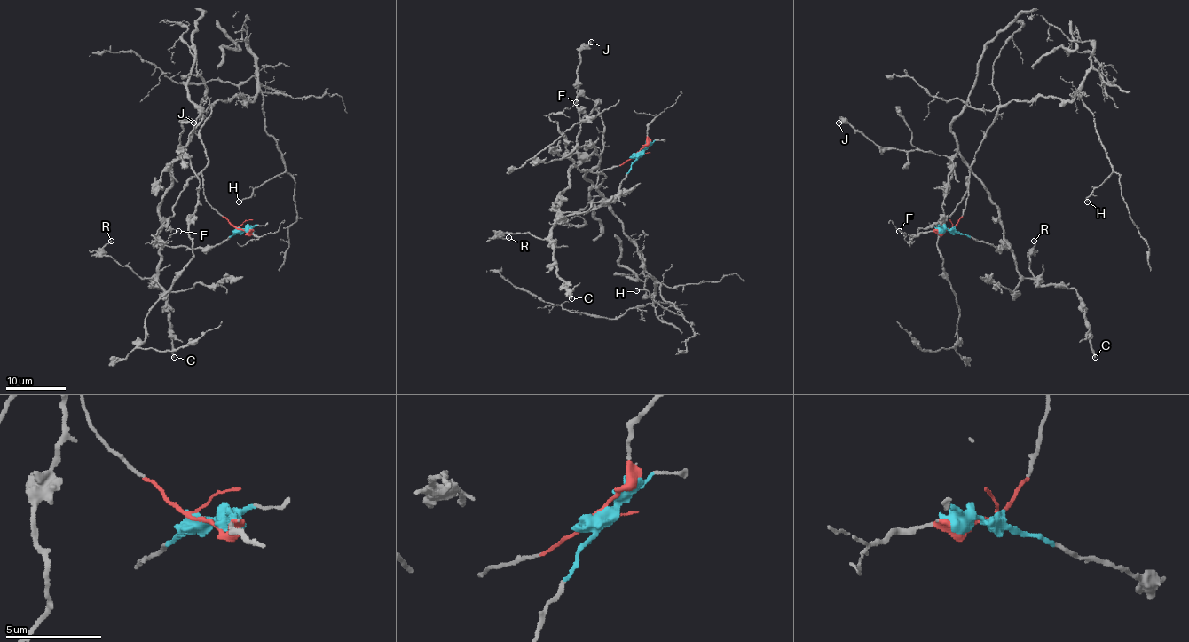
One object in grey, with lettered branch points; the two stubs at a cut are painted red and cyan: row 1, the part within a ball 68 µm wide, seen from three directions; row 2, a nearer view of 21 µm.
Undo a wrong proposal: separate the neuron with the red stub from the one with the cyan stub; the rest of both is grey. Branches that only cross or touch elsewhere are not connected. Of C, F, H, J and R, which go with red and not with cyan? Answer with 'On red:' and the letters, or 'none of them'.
On red: F, H

